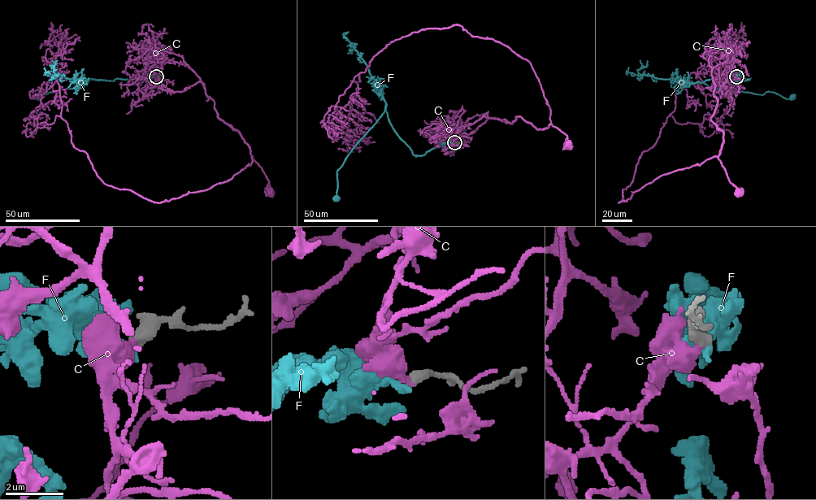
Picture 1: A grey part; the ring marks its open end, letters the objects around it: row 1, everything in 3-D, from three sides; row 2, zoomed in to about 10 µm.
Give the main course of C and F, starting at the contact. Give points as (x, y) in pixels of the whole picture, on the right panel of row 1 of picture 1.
C: (736, 76), (718, 92), (710, 90), (712, 84), (717, 102), (710, 119), (722, 132), (718, 158), (737, 193)
F: (737, 76), (748, 79), (708, 79), (704, 82), (716, 89), (760, 94), (774, 92), (787, 99), (792, 97)

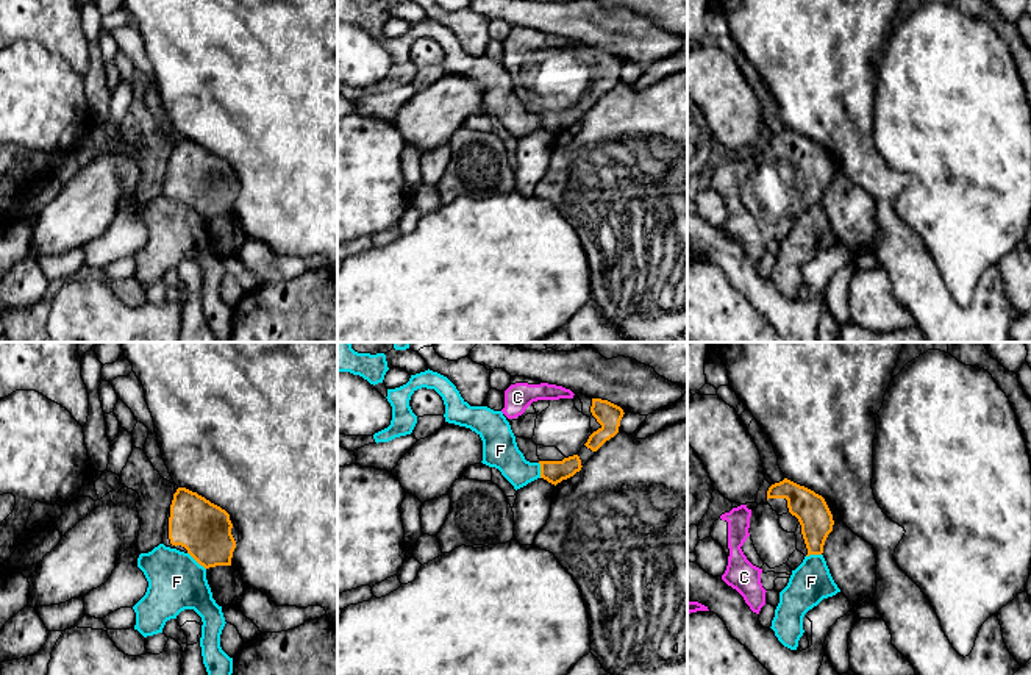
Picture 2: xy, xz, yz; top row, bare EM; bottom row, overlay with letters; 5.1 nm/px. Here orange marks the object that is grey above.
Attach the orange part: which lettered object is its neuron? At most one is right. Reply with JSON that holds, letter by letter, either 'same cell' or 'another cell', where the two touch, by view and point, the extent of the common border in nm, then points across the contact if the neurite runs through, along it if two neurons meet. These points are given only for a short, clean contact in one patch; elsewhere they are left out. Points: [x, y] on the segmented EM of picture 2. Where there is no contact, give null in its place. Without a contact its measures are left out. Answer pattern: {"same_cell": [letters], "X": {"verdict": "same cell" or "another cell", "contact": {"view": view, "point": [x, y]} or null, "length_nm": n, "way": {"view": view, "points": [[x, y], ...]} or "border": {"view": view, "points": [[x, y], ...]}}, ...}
{"same_cell": ["C"], "C": {"verdict": "same cell", "contact": null}, "F": {"verdict": "another cell", "contact": {"view": "xy", "point": [197, 561]}, "length_nm": 130, "border": {"view": "xy", "points": [[188, 552], [205, 569]]}}}

